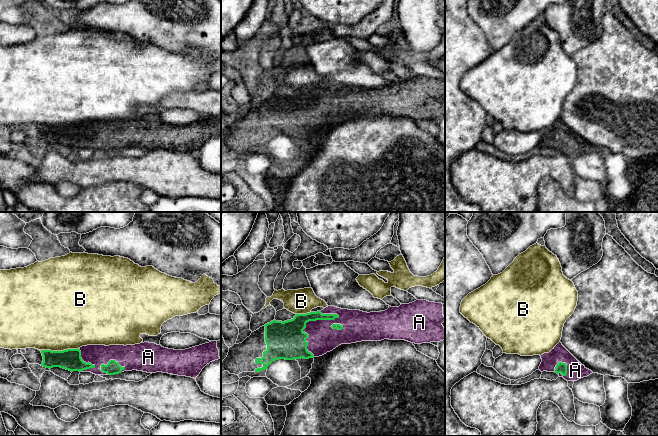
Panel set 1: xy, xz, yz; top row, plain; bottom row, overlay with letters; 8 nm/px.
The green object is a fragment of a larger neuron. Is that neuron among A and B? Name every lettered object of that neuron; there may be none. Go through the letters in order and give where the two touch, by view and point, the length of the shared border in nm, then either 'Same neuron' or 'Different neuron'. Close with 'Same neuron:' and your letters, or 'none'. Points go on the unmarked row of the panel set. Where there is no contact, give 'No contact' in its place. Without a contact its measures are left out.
A: Touches green at xz (307, 97). Shared border 400 nm. Same neuron
B: Touches green at xy (59, 127). Shared border 300 nm. Different neuron
Same neuron: A

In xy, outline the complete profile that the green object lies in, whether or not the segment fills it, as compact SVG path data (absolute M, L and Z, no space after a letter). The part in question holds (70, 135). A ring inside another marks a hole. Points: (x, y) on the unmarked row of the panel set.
M221 116L185 126L164 124L155 119L135 121L87 121L63 127L41 126L46 144L60 143L71 148L114 151L124 147L168 149L196 154L212 137L221 135Z

